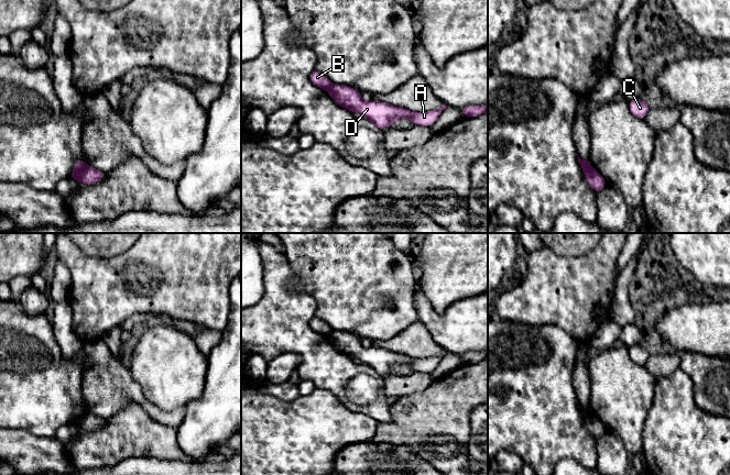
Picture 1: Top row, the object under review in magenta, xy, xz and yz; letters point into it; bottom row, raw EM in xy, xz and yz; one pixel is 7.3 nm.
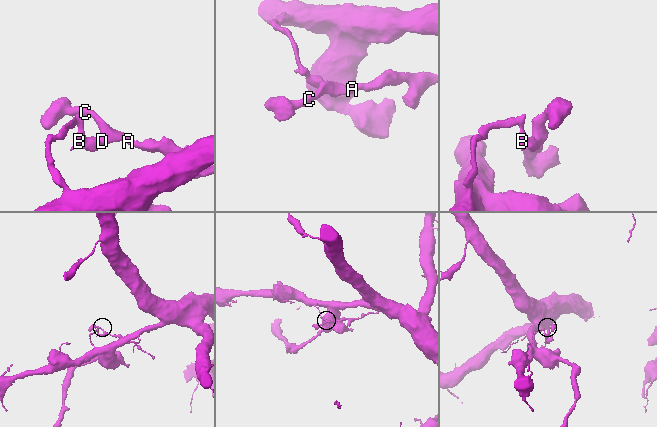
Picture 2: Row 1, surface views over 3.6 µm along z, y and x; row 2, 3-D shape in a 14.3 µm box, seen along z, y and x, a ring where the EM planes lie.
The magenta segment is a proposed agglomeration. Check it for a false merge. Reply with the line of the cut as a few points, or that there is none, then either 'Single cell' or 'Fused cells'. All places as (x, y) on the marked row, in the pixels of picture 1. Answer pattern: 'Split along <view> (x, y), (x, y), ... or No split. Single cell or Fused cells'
Split along xy (86, 165), (77, 178). Fused cells

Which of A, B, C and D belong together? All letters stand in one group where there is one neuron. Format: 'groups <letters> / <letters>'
groups A C D / B

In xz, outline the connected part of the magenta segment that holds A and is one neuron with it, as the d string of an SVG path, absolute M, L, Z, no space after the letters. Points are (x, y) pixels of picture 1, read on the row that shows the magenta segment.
M333 85L326 90L337 104L351 112L359 112L362 118L371 121L379 131L393 128L394 121L402 118L410 118L413 125L431 126L438 119L442 111L448 108L444 103L440 109L435 111L414 112L382 101L364 101L360 91L347 85Z

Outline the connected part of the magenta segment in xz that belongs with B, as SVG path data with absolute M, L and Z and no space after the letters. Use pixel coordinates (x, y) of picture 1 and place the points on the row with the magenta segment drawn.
M315 69L310 73L309 79L312 84L318 88L328 89L333 86L333 82L325 75Z

